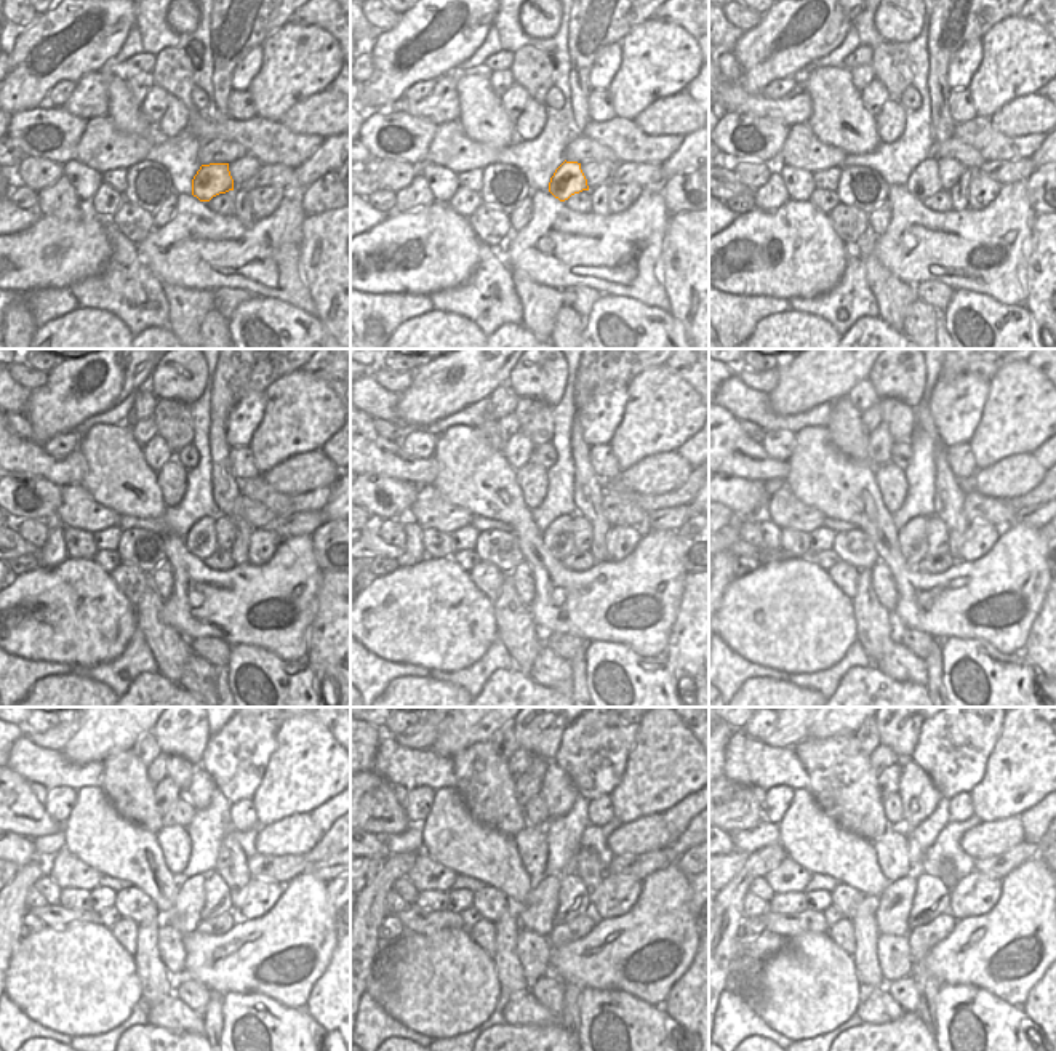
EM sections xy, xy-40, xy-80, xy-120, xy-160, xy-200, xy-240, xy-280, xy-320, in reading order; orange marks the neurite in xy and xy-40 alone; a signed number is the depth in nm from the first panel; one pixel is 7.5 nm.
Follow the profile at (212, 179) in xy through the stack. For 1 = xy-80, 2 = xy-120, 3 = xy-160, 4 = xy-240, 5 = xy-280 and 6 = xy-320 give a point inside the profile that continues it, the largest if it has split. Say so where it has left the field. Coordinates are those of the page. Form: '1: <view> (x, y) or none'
1: xy-80 (924, 181)
2: xy-120 (200, 541)
3: xy-160 (559, 541)
4: xy-240 (186, 914)
5: xy-280 (536, 914)
6: xy-320 (893, 906)

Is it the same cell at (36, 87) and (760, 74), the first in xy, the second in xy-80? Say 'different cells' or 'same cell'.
same cell

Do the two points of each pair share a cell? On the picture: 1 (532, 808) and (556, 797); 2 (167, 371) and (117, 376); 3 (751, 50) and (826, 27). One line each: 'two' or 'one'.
1: two
2: two
3: one

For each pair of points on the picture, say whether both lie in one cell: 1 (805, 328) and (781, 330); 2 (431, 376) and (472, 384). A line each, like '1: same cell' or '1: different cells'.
1: same cell
2: same cell

